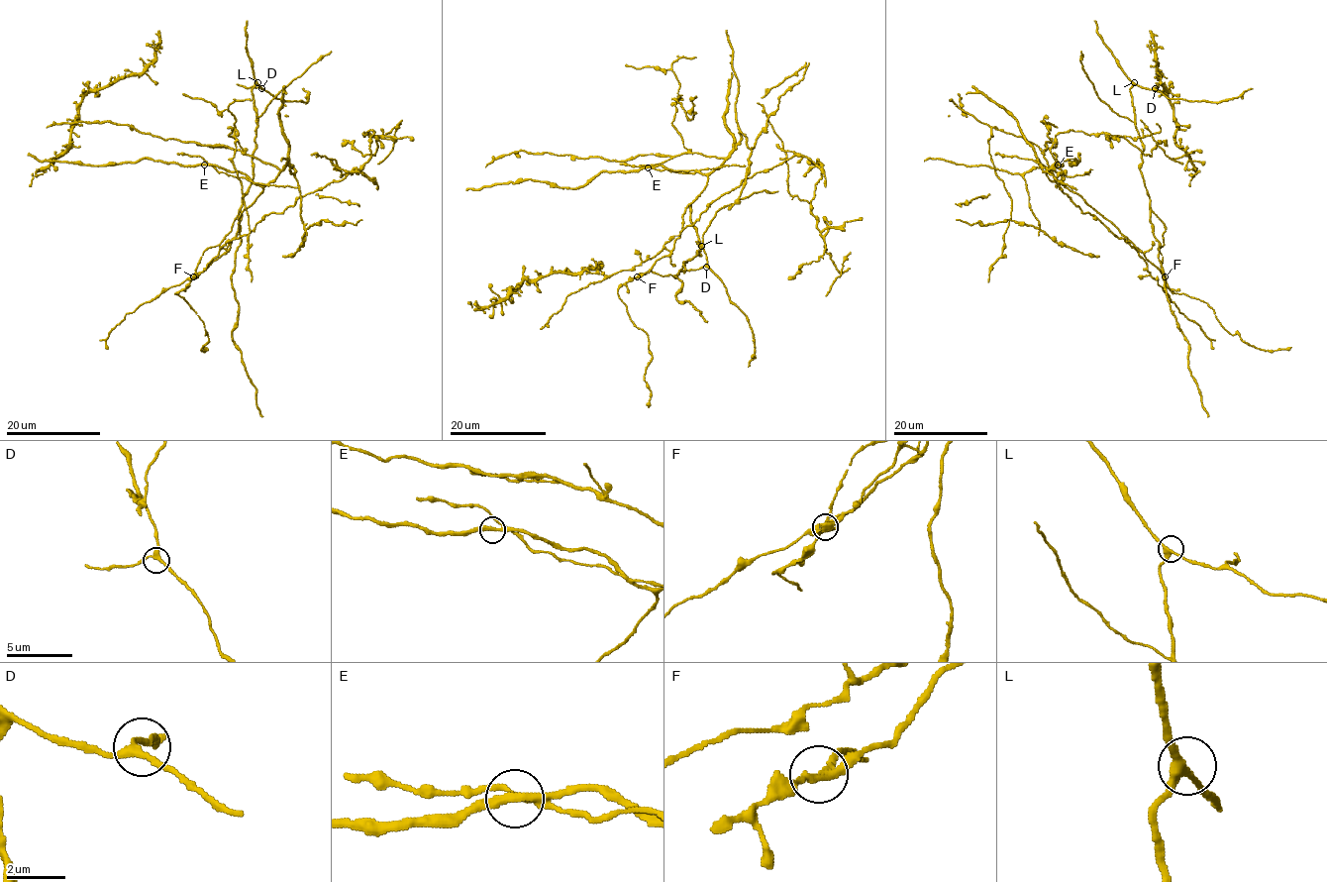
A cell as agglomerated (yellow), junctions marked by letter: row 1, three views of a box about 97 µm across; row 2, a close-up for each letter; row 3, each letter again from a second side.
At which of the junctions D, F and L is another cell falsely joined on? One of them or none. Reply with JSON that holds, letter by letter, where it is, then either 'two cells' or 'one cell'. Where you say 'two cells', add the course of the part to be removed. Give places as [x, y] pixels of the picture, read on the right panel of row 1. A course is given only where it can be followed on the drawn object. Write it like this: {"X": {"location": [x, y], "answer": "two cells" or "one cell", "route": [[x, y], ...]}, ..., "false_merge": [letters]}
{"D": {"location": [1155, 88], "answer": "one cell"}, "F": {"location": [1165, 276], "answer": "two cells", "route": [[1165, 277], [1057, 177], [1037, 146], [993, 127], [991, 163], [1012, 210], [988, 282]]}, "L": {"location": [1134, 82], "answer": "one cell"}, "false_merge": ["F"]}

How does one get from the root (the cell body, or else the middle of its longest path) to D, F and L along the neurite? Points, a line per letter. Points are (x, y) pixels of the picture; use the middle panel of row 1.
D: (669, 275), (675, 277), (688, 259), (697, 252), (699, 255), (701, 247), (697, 242), (705, 253), (706, 267)
F: (669, 275), (661, 275), (649, 271), (637, 276)
L: (669, 275), (675, 277), (688, 259), (697, 252), (699, 255), (701, 247), (697, 242), (701, 246)

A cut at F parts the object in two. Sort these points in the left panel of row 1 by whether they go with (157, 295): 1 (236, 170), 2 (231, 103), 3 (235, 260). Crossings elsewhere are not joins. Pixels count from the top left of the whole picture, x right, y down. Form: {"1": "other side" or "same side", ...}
{"1": "same side", "2": "same side", "3": "other side"}

